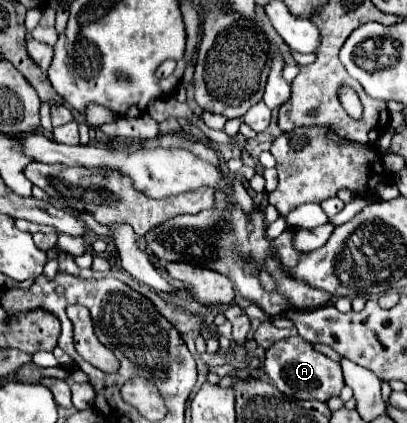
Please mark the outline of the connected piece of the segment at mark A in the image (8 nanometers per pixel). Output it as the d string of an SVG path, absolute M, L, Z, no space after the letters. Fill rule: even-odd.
M298 335L288 337L288 339L280 339L266 351L264 371L270 377L270 381L276 385L278 391L282 391L288 397L296 397L296 399L328 401L330 397L340 395L340 391L344 387L340 363L328 359L322 353L316 353L312 349L312 345Z

